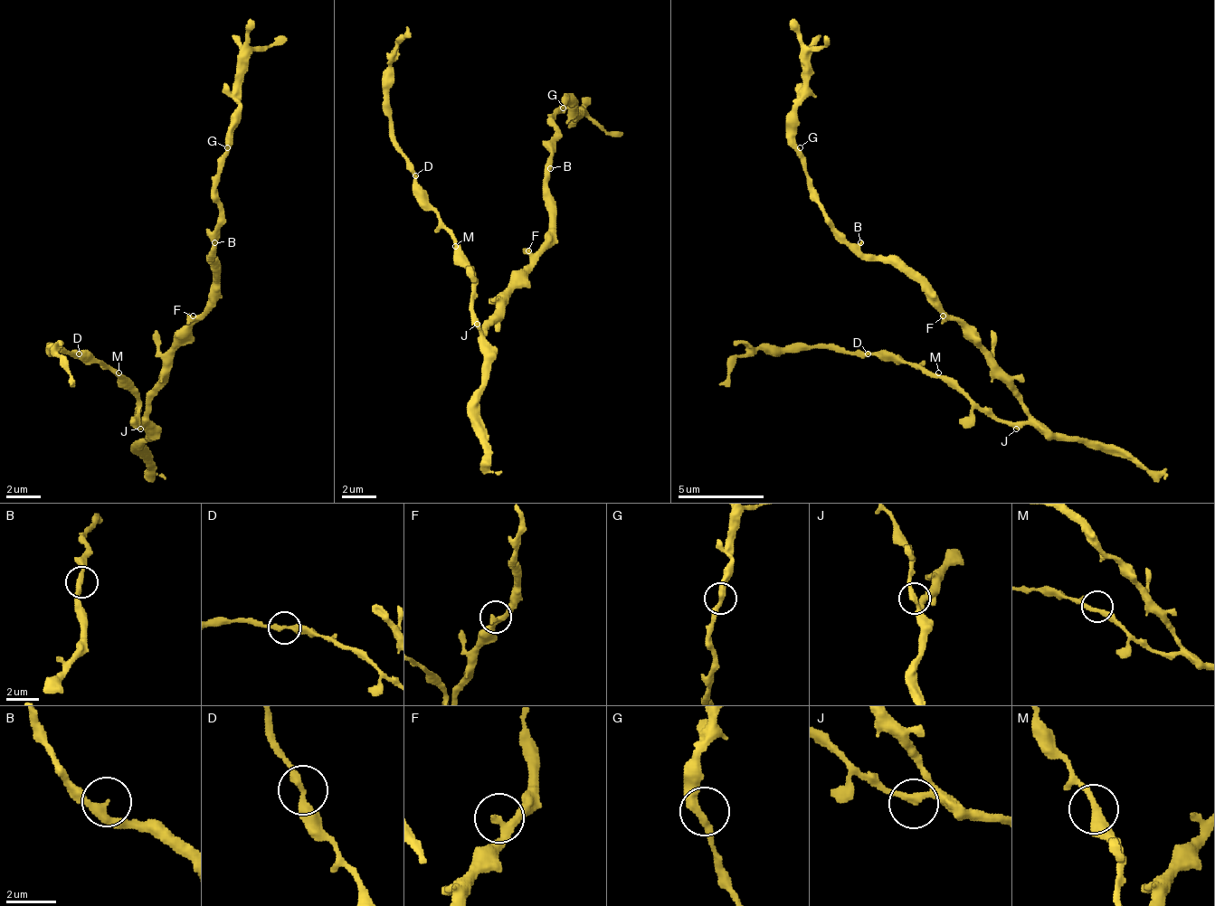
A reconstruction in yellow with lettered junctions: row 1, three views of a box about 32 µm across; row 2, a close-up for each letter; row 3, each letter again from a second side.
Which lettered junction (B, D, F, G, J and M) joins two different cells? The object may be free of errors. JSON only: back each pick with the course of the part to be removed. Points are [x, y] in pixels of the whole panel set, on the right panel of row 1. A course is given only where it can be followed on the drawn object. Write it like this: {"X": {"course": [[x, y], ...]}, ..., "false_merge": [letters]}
{"false_merge": []}

